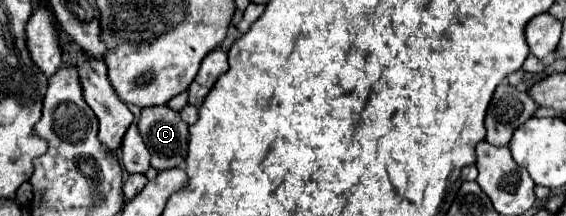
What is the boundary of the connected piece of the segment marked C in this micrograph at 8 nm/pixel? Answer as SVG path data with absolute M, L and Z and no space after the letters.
M169 106L141 110L139 134L151 152L151 166L157 170L183 168L187 158L187 124Z

